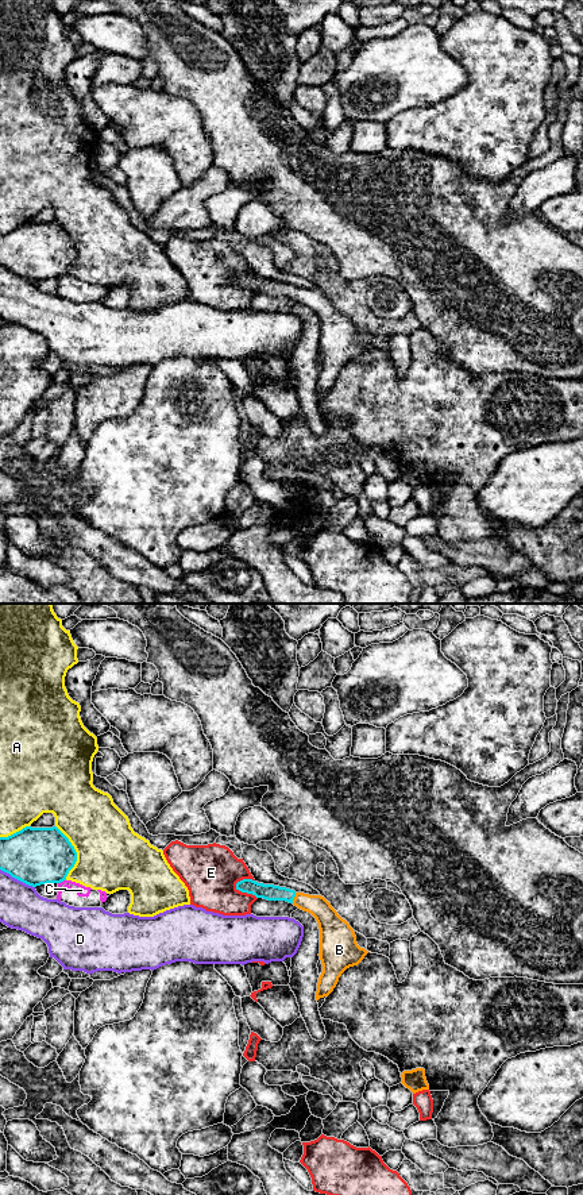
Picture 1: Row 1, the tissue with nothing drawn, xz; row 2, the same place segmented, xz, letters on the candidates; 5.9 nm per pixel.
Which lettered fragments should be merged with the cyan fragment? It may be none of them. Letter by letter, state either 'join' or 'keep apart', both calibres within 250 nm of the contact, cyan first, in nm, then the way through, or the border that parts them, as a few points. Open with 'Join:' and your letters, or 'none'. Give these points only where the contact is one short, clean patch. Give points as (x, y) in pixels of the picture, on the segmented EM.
Join: B
A: keep apart; calibres 340 and 400 nm
B: join; calibres 100 and 140 nm; way xz (267, 891), (288, 894), (293, 898), (312, 904), (328, 920)
C: keep apart; calibres 340 and 70 nm
D: keep apart; calibres 340 and 260 nm
E: keep apart; calibres 100 and 320 nm

